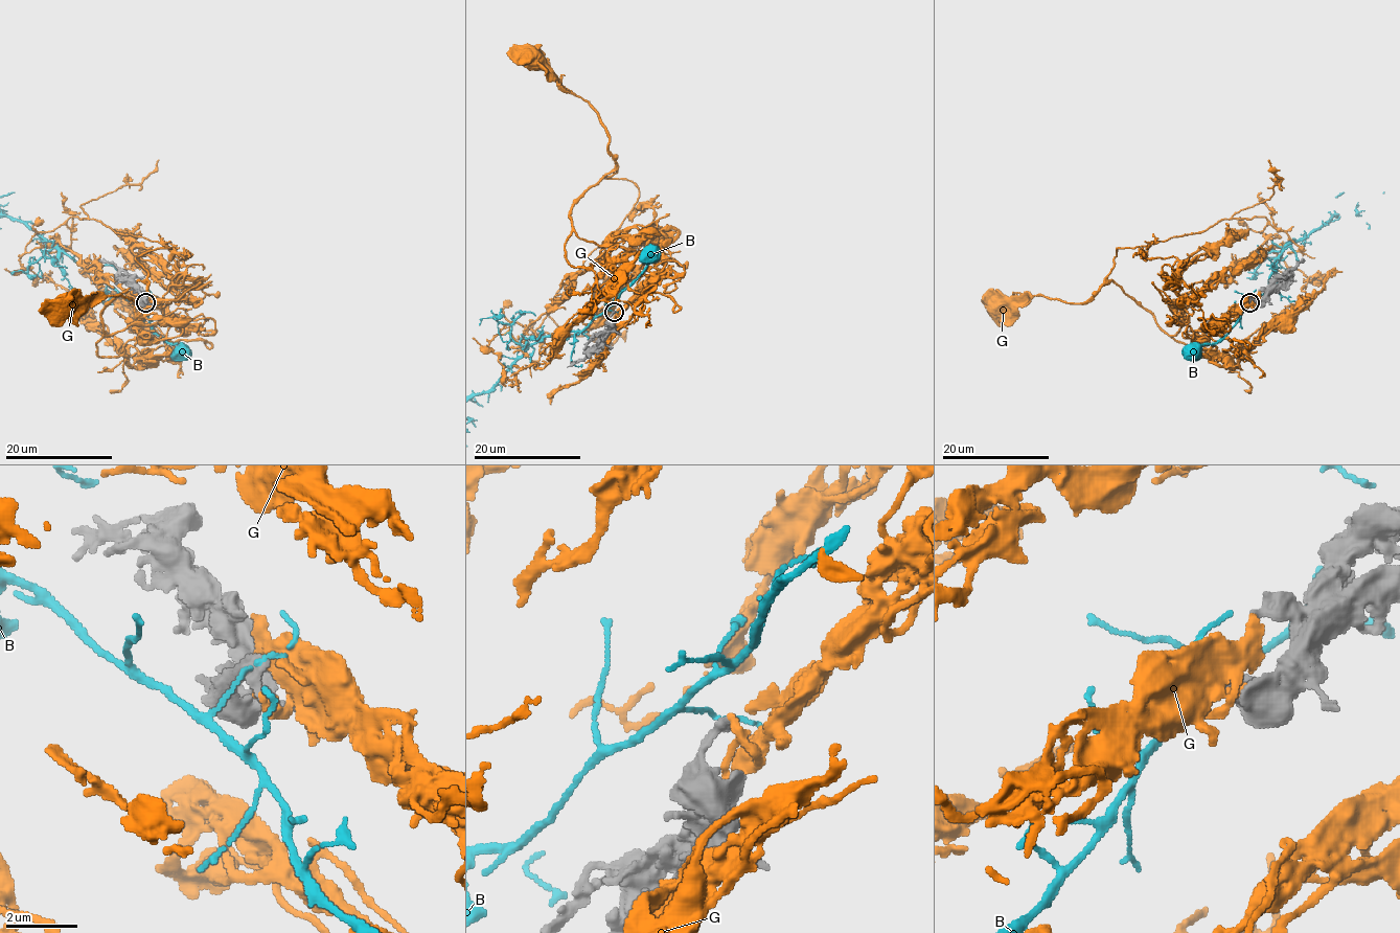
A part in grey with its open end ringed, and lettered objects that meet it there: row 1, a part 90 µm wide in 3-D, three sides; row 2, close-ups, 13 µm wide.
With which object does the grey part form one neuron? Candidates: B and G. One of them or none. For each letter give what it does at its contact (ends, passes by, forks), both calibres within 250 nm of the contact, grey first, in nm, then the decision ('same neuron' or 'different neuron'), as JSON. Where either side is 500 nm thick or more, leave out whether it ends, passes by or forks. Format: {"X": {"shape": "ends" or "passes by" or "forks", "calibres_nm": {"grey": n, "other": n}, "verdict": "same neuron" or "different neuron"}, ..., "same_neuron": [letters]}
{"B": {"shape": "passes by", "calibres_nm": {"grey": 320, "other": 100}, "verdict": "different neuron"}, "G": {"shape": "passes by", "calibres_nm": {"grey": 300, "other": 160}, "verdict": "same neuron"}, "same_neuron": ["G"]}

